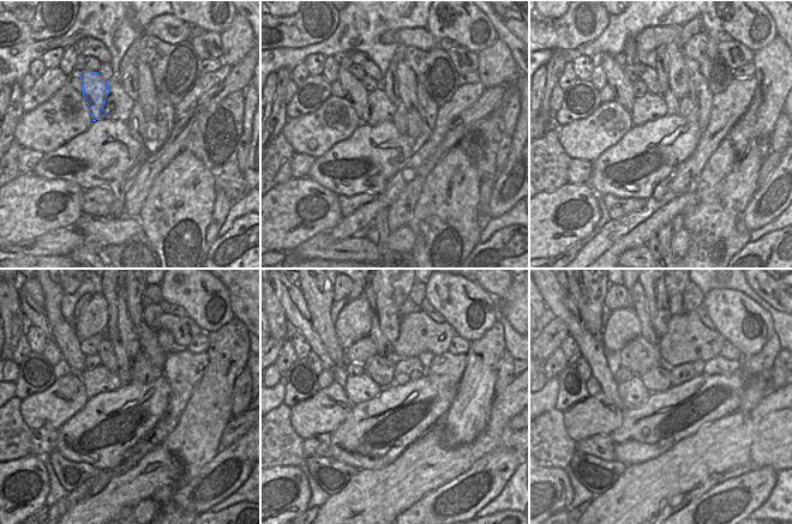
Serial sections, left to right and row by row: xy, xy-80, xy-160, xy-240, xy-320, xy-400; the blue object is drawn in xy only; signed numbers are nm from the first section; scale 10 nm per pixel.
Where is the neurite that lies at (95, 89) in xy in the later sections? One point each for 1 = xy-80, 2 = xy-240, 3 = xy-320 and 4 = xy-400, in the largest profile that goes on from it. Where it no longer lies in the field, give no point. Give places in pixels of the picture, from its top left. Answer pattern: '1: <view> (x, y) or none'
1: xy-80 (360, 90)
2: xy-240 (64, 335)
3: xy-320 (318, 293)
4: xy-400 (588, 293)

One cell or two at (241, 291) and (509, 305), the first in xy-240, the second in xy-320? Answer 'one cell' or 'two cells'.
one cell

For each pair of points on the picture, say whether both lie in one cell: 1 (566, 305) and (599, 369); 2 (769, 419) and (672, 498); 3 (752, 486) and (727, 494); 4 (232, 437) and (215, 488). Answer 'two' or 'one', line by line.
1: one
2: one
3: one
4: two

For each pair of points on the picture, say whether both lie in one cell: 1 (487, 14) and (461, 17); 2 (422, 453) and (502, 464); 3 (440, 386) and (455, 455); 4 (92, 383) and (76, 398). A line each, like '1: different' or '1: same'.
1: same
2: different
3: different
4: different

